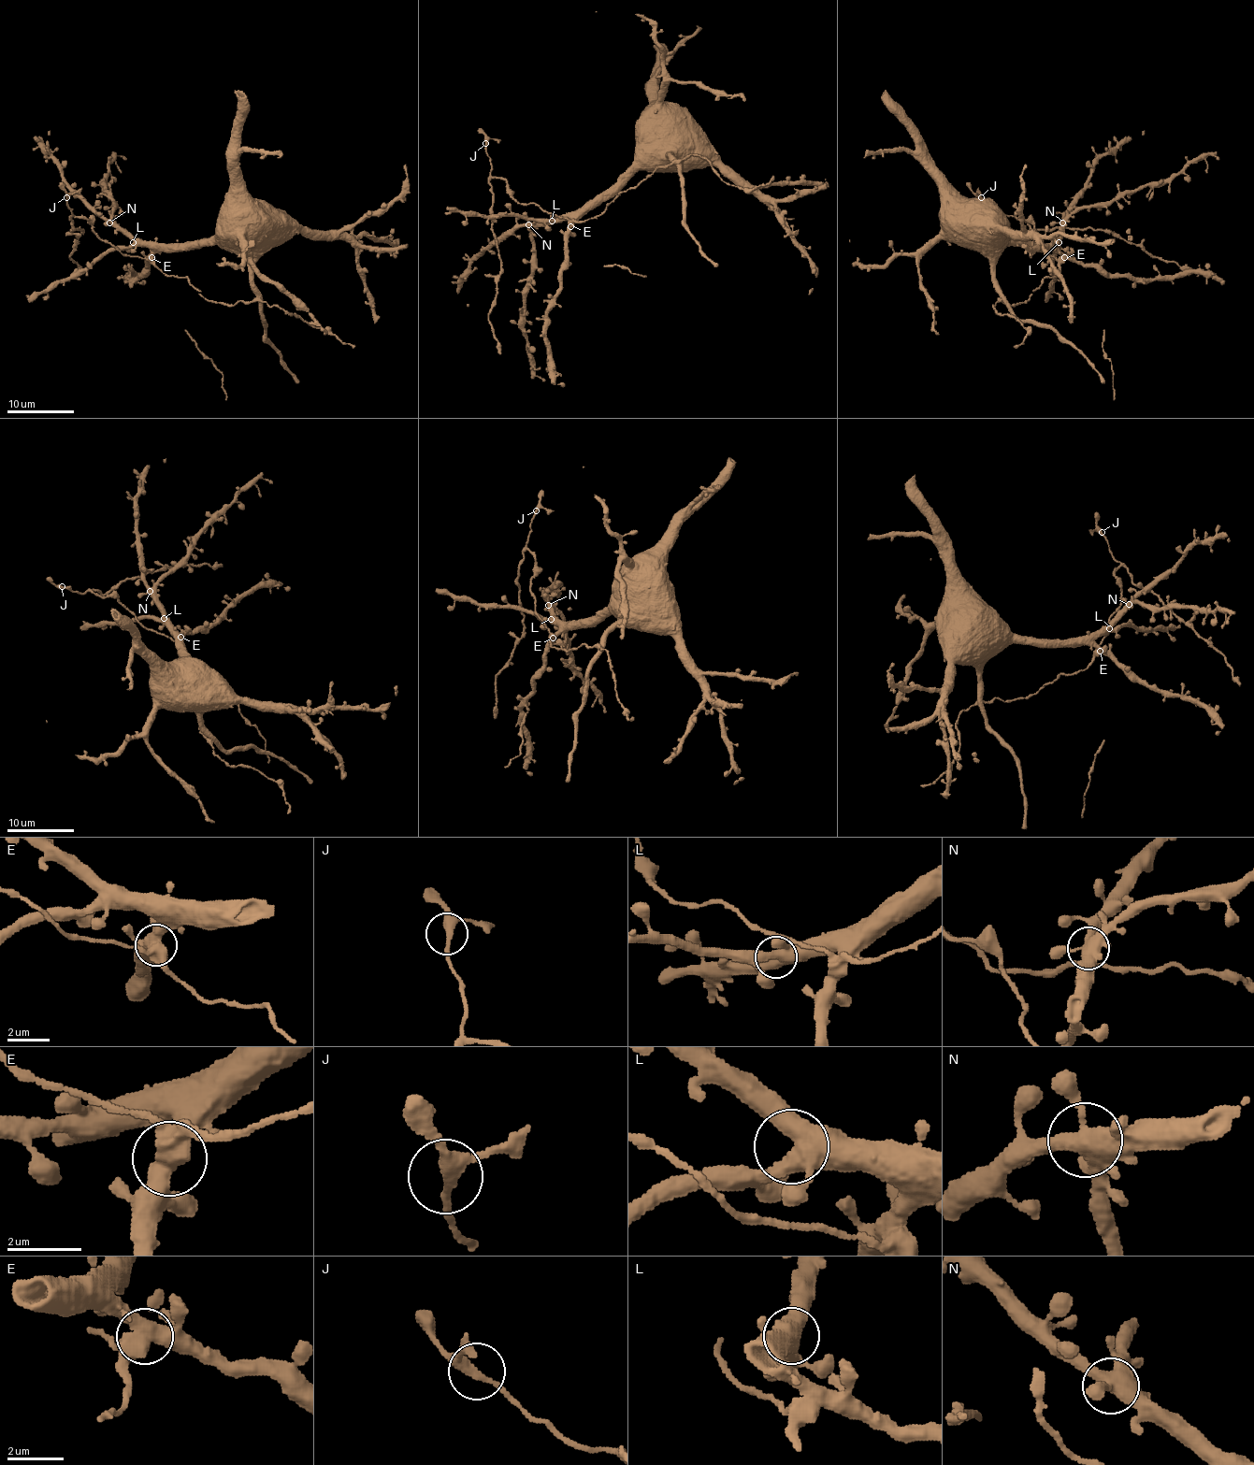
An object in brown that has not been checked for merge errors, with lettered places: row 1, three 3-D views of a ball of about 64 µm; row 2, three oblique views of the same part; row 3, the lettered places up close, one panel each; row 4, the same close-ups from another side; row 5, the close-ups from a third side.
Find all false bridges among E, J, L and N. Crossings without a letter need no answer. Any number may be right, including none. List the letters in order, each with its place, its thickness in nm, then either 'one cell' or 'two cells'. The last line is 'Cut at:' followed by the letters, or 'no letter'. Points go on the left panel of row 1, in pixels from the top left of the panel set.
E: (151, 257) | 550 nm | two cells
J: (66, 197) | 280 nm | one cell
L: (133, 242) | 500 nm | one cell
N: (109, 222) | 440 nm | one cell
Cut at: E

